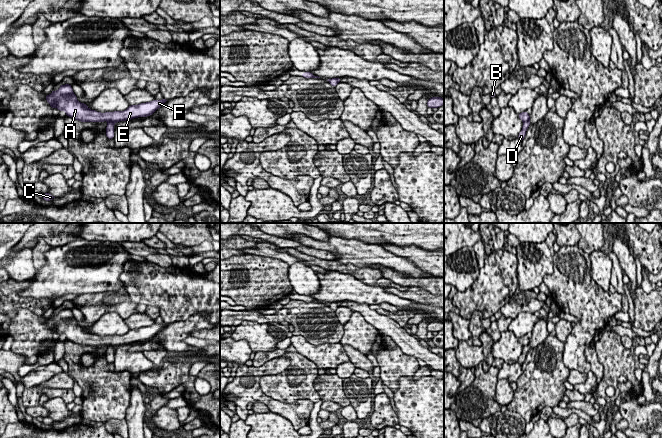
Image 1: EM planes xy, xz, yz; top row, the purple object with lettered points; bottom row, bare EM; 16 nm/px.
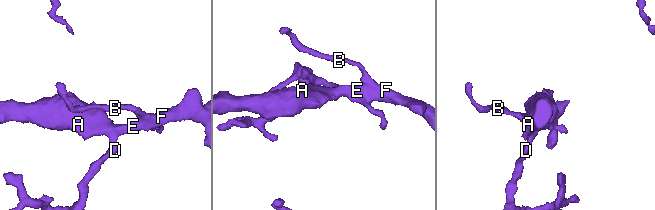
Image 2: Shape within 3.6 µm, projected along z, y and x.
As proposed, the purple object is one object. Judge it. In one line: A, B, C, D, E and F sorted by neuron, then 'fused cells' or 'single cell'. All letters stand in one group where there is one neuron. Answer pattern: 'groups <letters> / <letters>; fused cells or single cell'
groups A B E F / C D; fused cells

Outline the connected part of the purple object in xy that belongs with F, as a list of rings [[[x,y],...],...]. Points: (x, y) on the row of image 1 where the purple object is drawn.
[[[61,84],[57,91],[52,90],[52,93],[45,95],[45,97],[52,109],[56,107],[61,112],[64,110],[66,116],[81,122],[112,121],[113,123],[117,123],[138,117],[147,117],[152,115],[167,101],[164,98],[162,100],[154,99],[150,102],[130,105],[124,111],[101,113],[91,110],[85,103],[79,102],[70,84]]]

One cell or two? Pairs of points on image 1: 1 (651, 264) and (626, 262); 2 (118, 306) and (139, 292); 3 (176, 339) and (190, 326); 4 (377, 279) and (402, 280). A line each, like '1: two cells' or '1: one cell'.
1: two cells
2: two cells
3: one cell
4: two cells

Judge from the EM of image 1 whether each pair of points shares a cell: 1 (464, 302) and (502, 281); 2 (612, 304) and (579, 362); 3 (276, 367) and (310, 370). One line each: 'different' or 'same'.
1: same
2: same
3: different

